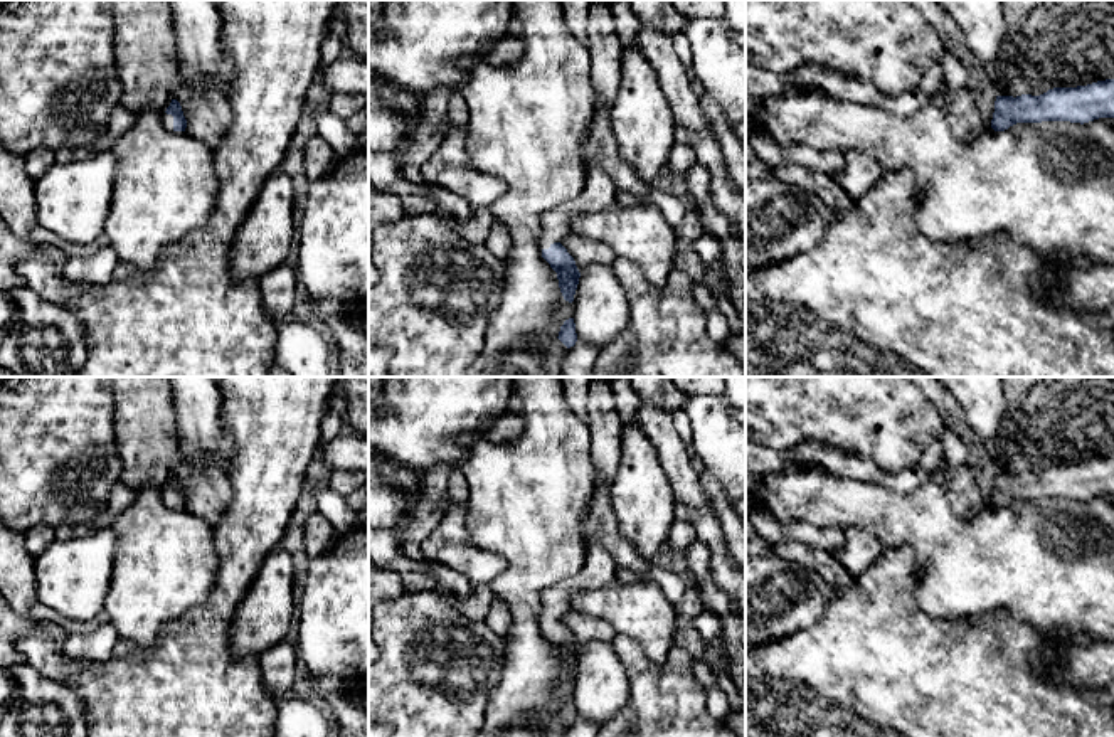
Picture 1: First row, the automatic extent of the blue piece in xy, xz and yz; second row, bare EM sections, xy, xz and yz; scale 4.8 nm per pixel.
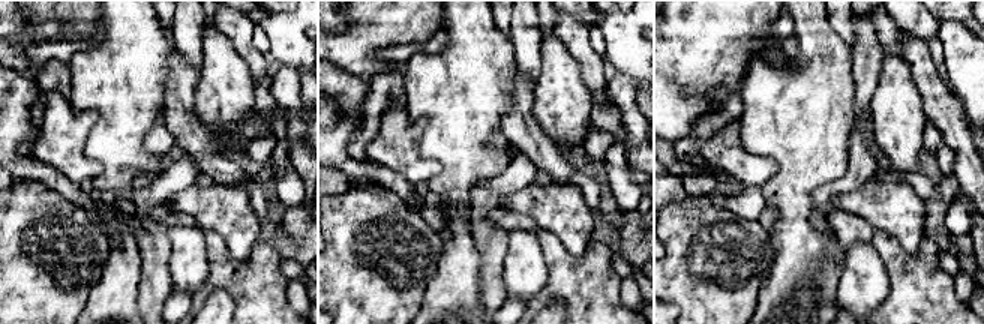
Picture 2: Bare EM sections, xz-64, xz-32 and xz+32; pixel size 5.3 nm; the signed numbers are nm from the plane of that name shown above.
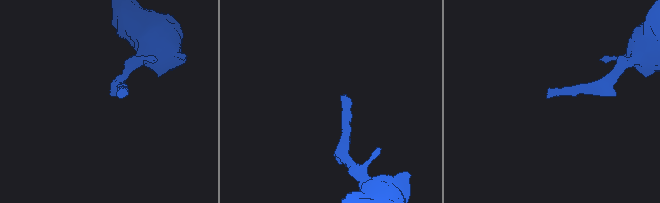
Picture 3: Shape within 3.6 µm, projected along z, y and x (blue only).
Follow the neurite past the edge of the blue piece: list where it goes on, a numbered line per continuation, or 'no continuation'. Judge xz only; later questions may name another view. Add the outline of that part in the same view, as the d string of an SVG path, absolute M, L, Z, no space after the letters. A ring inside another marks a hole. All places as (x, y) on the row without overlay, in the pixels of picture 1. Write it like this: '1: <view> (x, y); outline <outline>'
1: xz (599, 567); outline M587 540L582 569L542 592L540 626L549 626L570 611L570 602L579 594L601 589L614 581L618 564L611 554L596 540Z

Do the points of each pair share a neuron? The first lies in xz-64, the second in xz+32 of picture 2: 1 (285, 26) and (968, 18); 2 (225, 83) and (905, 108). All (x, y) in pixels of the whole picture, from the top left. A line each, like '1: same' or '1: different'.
1: different
2: same

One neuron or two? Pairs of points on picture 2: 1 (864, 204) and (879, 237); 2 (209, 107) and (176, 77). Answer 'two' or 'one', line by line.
1: two
2: two

